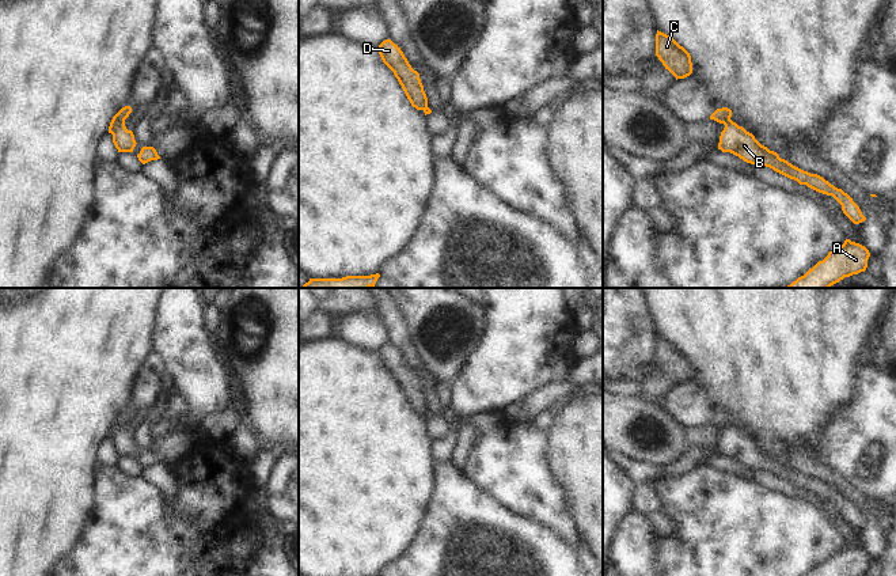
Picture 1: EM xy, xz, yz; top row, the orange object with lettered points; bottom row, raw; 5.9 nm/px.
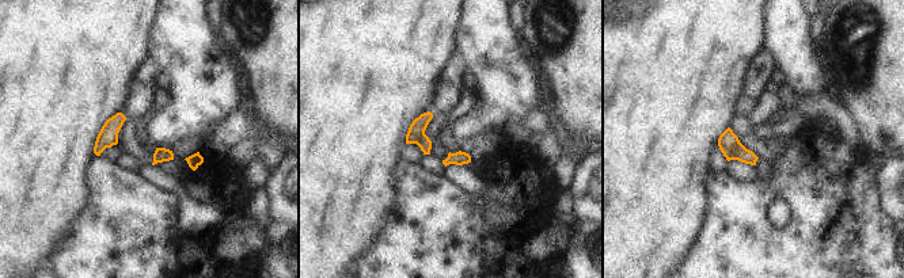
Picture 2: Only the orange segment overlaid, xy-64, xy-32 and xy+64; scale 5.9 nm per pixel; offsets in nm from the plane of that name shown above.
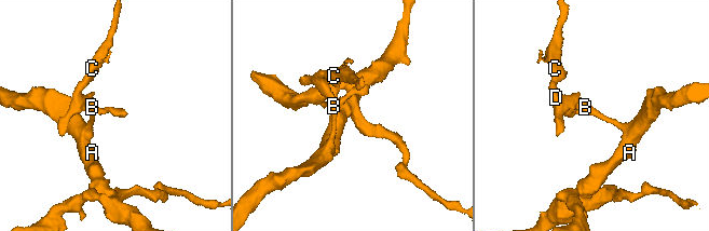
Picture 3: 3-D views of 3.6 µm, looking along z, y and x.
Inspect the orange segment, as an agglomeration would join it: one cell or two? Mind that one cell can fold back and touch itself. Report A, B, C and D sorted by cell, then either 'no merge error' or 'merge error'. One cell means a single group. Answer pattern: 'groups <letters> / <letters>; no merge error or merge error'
groups A B / C D; merge error

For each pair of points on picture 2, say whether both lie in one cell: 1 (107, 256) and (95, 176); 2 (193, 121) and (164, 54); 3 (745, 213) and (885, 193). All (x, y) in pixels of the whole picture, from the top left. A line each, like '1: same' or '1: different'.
1: same
2: same
3: different

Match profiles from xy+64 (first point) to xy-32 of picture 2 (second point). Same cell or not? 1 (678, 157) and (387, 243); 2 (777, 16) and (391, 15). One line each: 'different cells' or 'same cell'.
1: different cells
2: different cells

